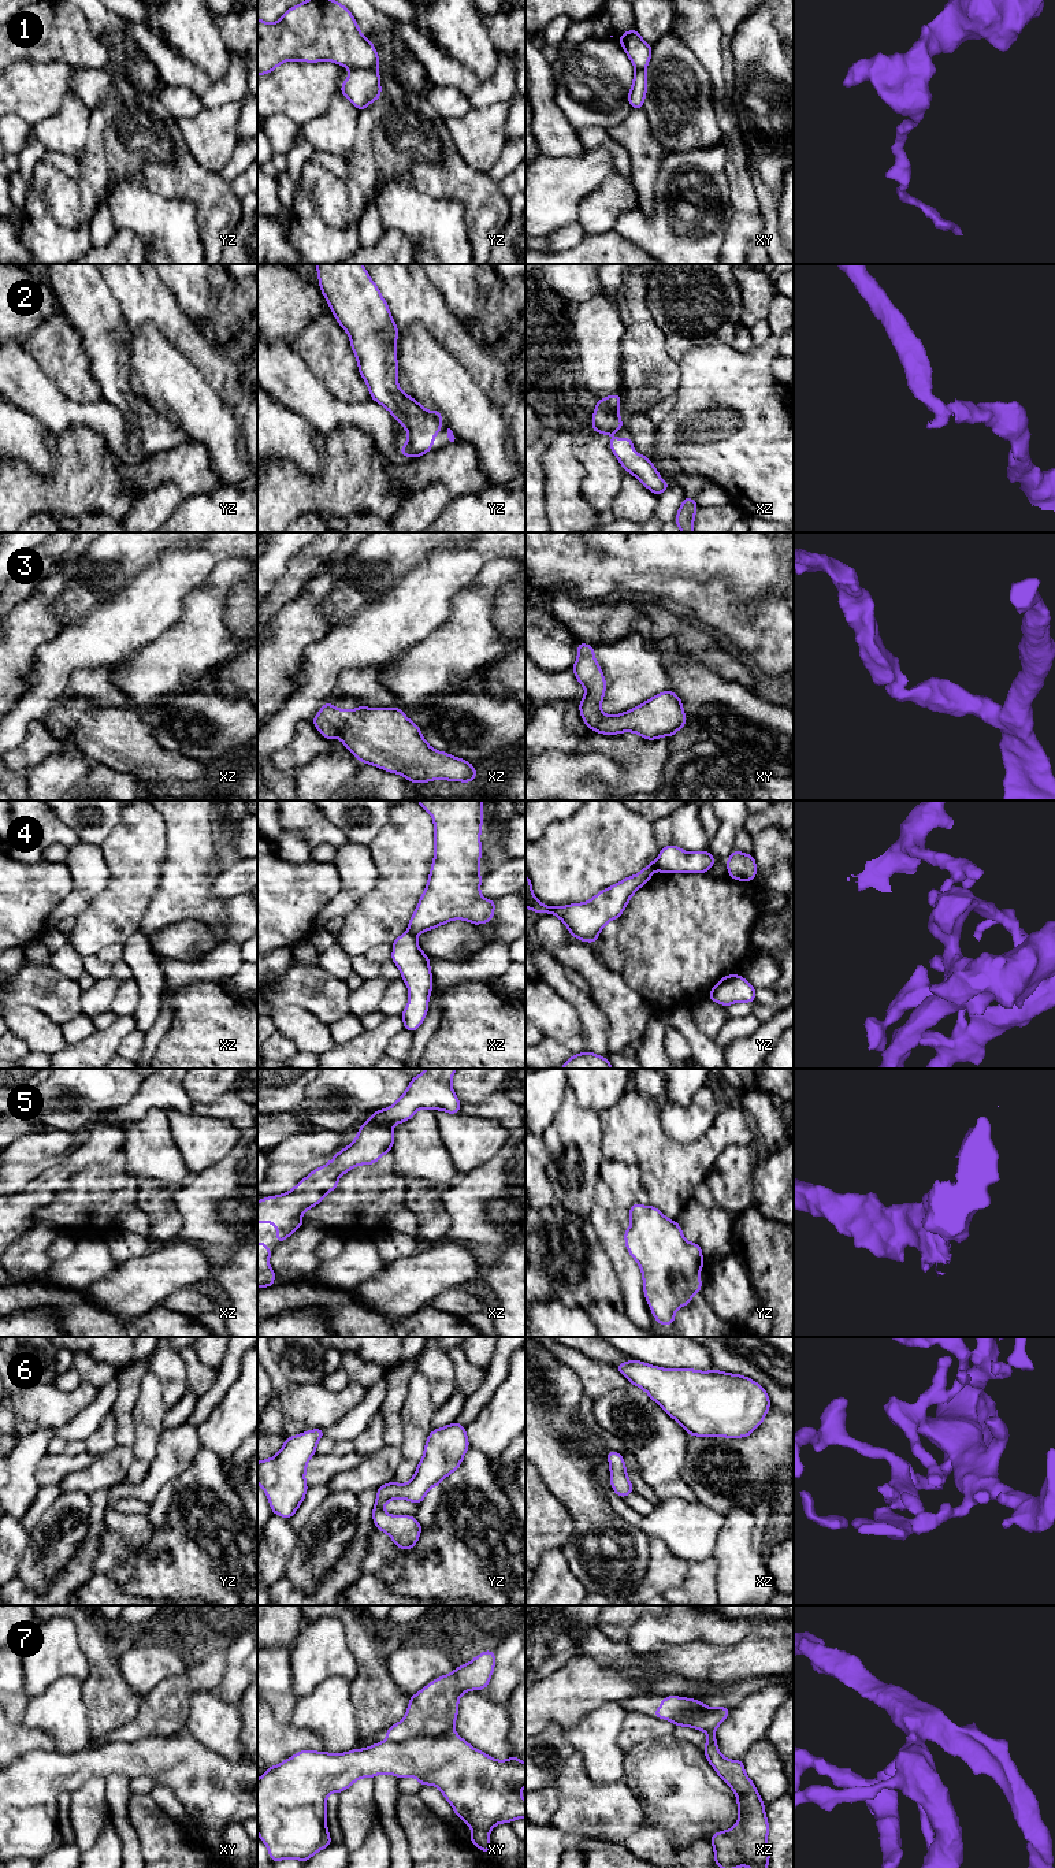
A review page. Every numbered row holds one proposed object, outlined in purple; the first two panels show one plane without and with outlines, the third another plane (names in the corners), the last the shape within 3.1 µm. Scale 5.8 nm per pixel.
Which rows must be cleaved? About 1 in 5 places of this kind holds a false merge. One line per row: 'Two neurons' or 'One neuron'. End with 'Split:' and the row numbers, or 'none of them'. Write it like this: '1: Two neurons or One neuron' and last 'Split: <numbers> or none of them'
1: Two neurons
2: One neuron
3: One neuron
4: Two neurons
5: One neuron
6: One neuron
7: Two neurons
Split: 1, 4, 7

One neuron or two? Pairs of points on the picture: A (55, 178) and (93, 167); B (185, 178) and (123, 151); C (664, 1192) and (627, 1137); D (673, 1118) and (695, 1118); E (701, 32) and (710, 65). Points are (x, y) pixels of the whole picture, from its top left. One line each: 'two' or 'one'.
A: two
B: one
C: one
D: one
E: one

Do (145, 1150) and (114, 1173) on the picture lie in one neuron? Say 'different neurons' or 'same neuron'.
different neurons

